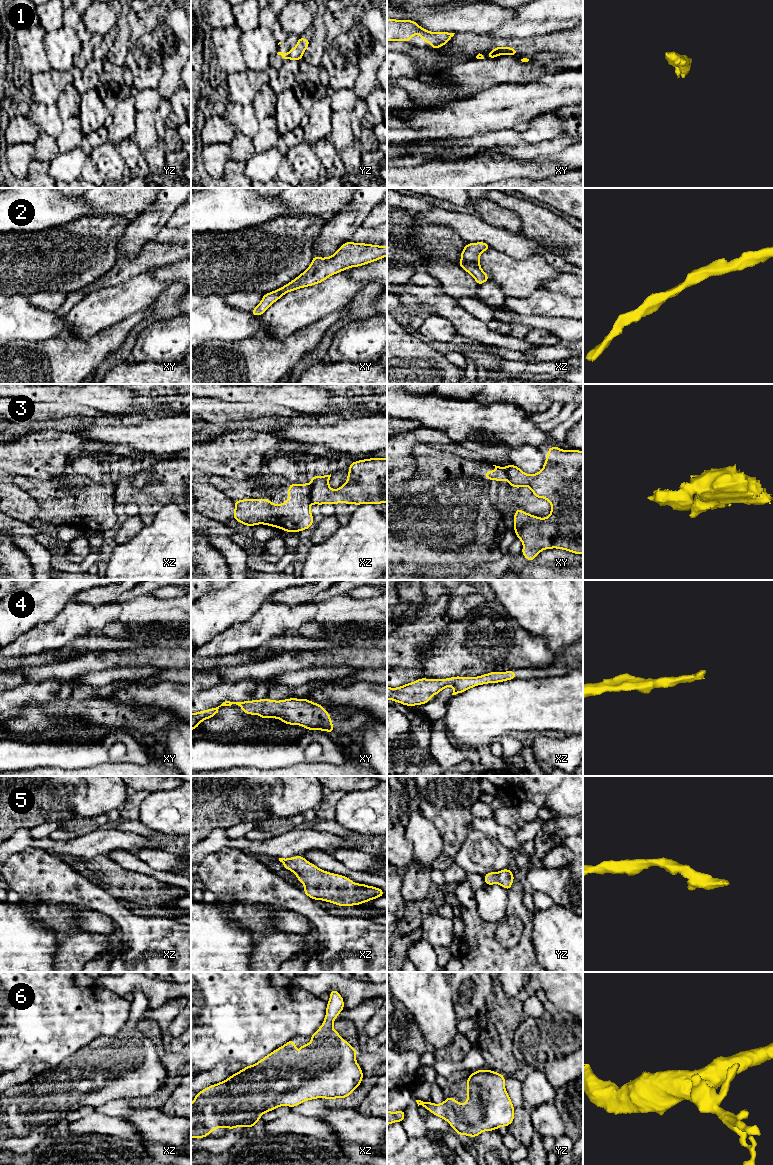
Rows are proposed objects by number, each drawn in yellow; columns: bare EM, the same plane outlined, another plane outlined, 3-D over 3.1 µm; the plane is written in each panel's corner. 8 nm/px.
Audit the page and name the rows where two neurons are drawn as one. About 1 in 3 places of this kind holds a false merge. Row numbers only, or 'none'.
1, 3

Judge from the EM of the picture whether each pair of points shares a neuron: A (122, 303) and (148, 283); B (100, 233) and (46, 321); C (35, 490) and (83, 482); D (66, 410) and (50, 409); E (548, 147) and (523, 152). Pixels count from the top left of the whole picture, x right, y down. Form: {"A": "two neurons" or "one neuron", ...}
{"A": "one neuron", "B": "two neurons", "C": "one neuron", "D": "one neuron", "E": "one neuron"}

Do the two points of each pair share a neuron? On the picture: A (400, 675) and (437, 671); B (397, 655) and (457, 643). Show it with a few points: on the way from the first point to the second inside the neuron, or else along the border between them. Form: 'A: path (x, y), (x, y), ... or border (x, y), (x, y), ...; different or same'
A: border (427, 650), (417, 660), (421, 667), (422, 677); different
B: border (442, 631), (415, 663); different

